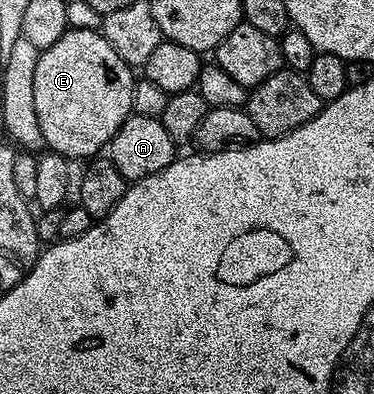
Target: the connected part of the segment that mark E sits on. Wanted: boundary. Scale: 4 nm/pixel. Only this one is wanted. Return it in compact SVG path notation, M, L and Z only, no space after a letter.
M66 29L63 37L55 41L55 45L46 47L40 52L35 68L35 110L44 146L50 152L64 155L69 161L85 158L88 160L104 152L123 125L123 121L133 114L134 82L134 68L125 63L123 57L115 53L115 49L111 49L111 45L100 30Z

